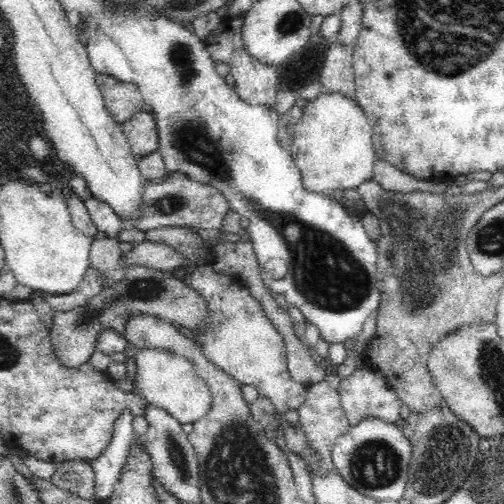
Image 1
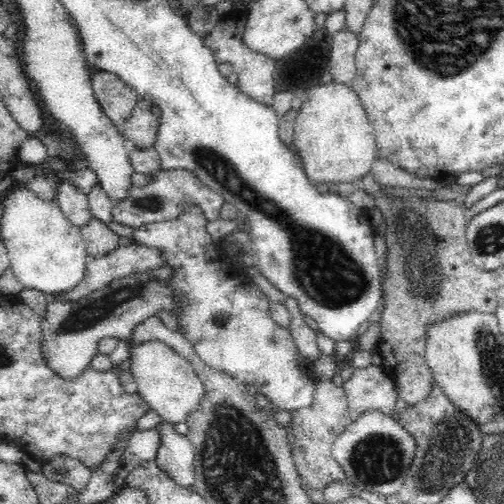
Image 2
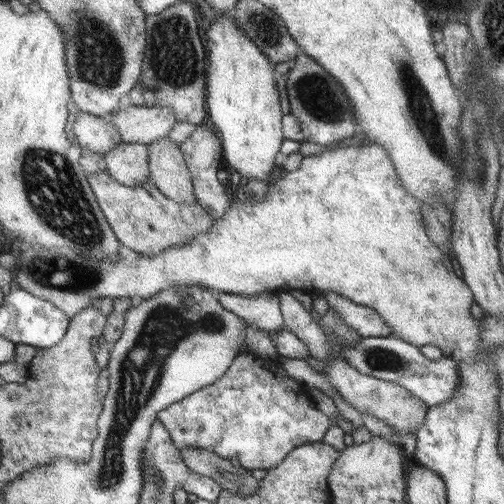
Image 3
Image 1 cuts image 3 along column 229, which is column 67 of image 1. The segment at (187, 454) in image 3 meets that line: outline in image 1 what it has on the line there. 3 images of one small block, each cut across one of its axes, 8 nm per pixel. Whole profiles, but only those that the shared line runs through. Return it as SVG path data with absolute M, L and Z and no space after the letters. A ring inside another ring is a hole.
M64 462L62 468L54 474L52 484L82 500L96 500L96 474L90 464Z

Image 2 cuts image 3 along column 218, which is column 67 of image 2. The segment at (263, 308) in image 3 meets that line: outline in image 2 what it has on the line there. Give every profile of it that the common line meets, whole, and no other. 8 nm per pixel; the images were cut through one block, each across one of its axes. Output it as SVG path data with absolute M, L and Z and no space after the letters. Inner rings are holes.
M130 244L130 246L118 246L108 256L102 258L86 258L86 270L84 278L74 286L70 292L56 296L62 302L74 302L80 298L86 298L94 290L100 290L118 278L126 278L136 272L148 272L154 268L164 268L164 254L160 250L152 250L142 244Z

